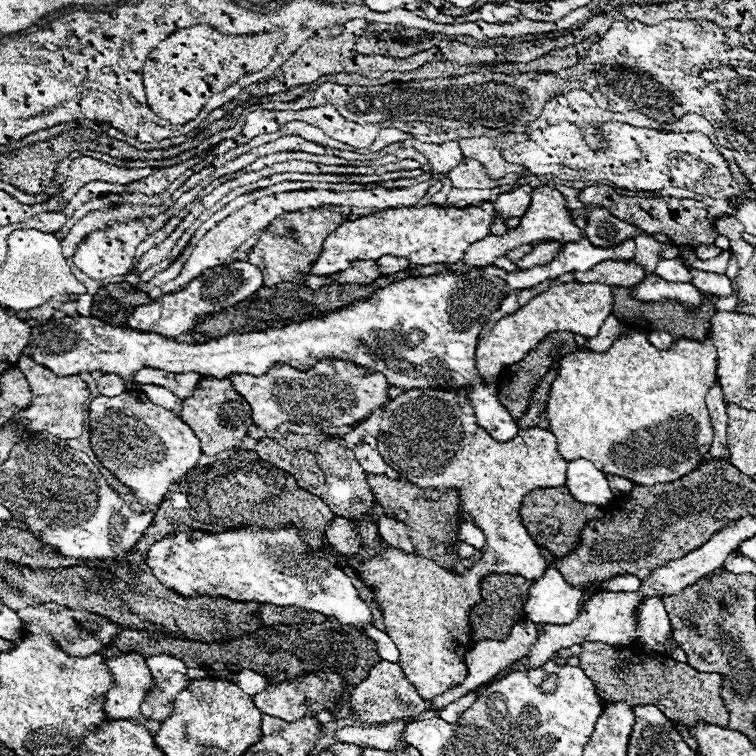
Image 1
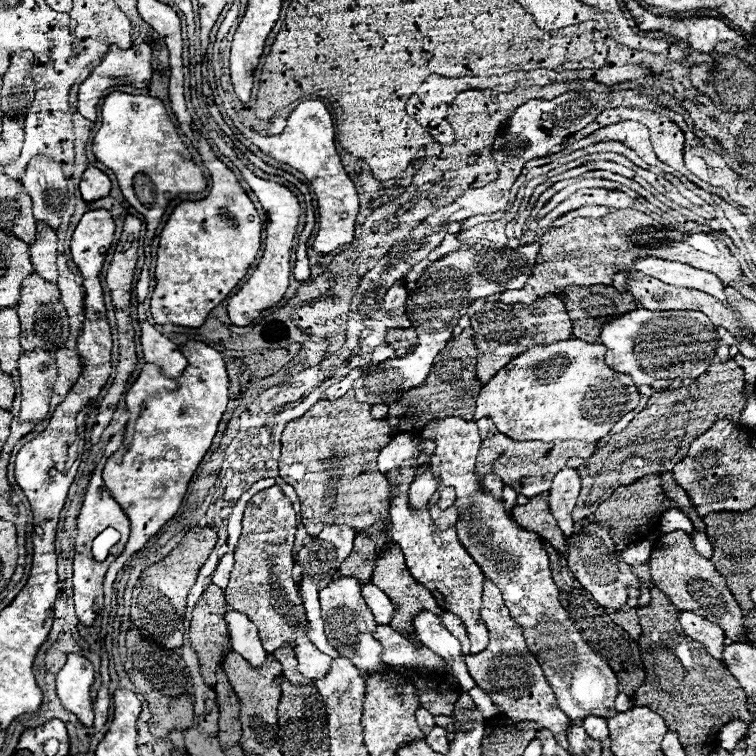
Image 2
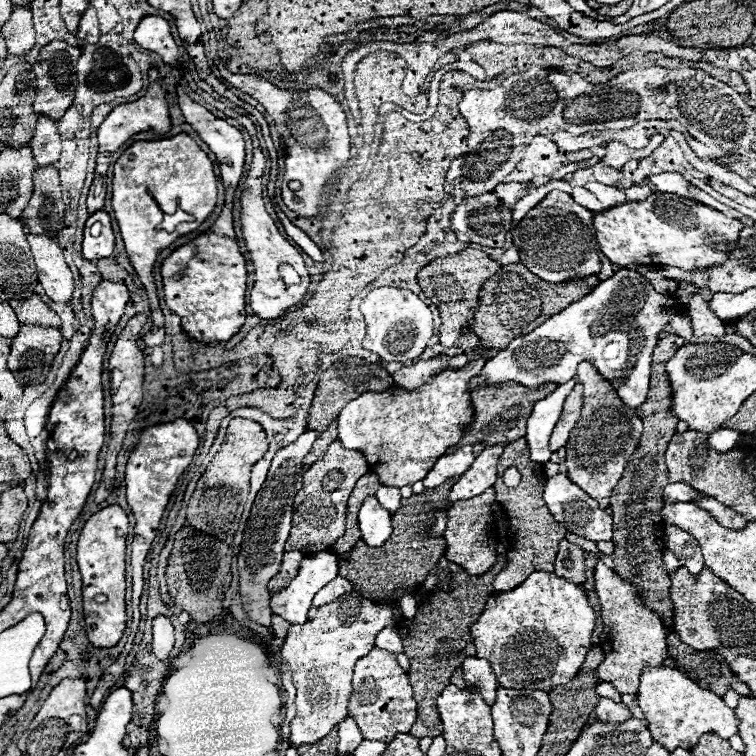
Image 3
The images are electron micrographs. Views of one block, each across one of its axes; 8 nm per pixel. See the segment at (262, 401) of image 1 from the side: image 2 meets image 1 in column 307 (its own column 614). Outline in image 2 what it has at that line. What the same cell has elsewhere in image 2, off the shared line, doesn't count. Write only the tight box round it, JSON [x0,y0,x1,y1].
[474,338,638,442]

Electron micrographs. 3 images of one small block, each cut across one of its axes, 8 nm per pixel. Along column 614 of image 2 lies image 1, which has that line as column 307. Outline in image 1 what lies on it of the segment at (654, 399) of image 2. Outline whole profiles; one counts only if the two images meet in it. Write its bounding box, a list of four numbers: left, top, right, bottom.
[256,430,374,520]

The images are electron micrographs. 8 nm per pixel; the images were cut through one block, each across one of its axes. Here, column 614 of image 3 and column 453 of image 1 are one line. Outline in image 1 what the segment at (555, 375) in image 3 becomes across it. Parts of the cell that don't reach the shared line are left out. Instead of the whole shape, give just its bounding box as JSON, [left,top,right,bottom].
[28,238,636,442]

